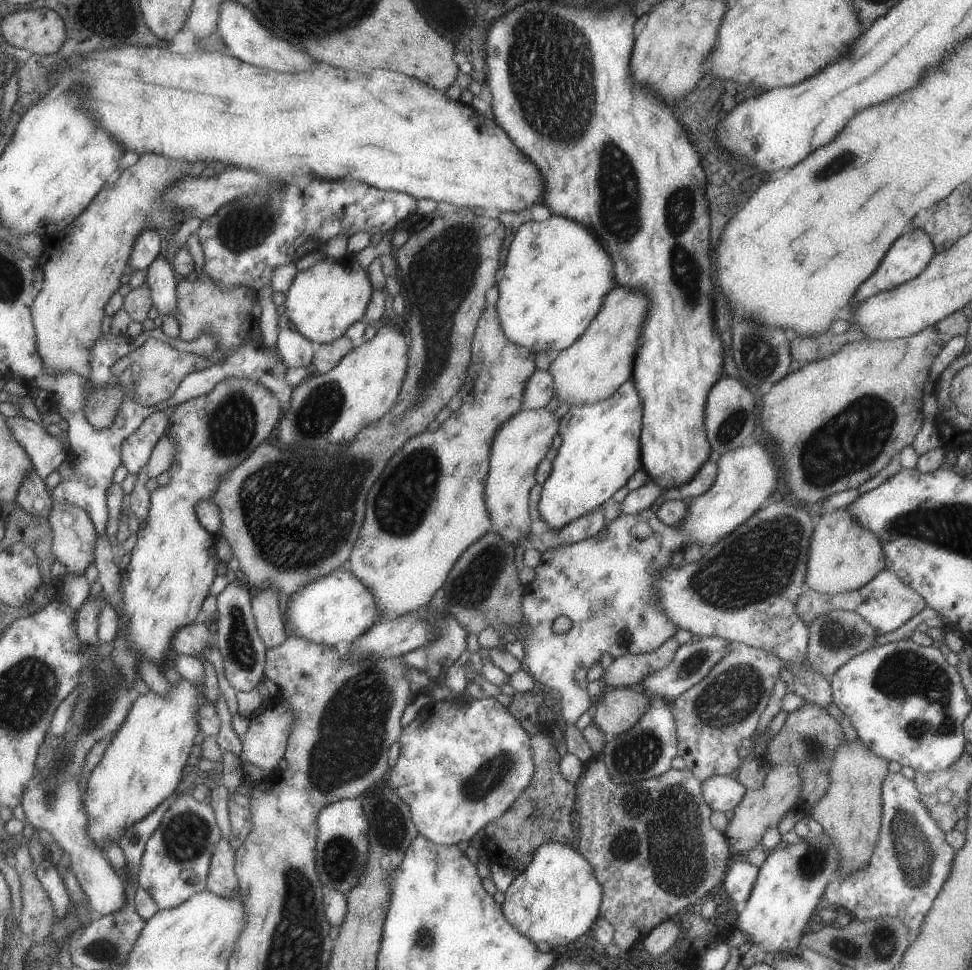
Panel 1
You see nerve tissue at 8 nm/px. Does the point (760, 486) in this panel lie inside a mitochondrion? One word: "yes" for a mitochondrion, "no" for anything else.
no

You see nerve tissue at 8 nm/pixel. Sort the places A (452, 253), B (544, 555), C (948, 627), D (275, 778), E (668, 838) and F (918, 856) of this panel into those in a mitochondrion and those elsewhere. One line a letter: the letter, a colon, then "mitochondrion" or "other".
A: mitochondrion
B: other
C: other
D: other
E: mitochondrion
F: mitochondrion

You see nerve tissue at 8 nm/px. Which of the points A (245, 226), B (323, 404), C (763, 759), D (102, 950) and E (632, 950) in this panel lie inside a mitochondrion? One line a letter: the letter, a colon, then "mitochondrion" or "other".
A: mitochondrion
B: mitochondrion
C: other
D: mitochondrion
E: other

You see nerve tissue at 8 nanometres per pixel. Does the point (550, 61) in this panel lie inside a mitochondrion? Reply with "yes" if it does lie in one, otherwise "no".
yes

